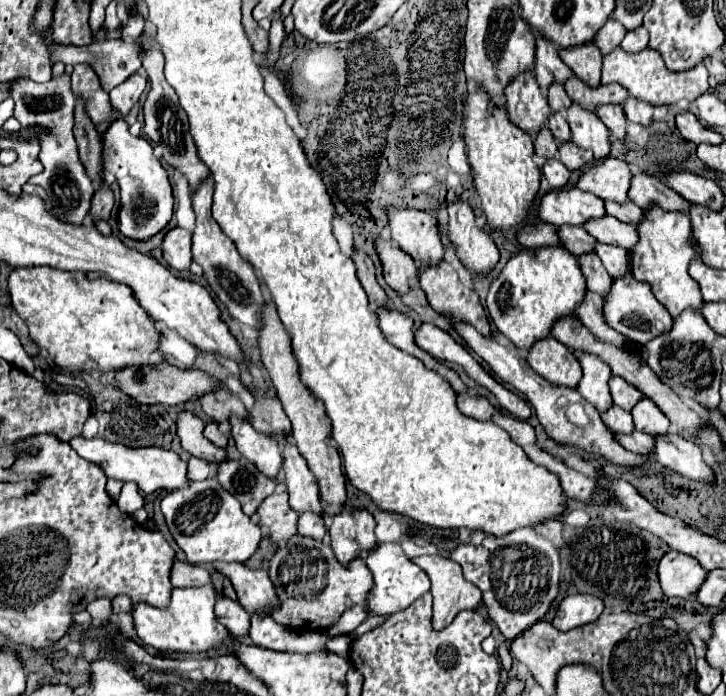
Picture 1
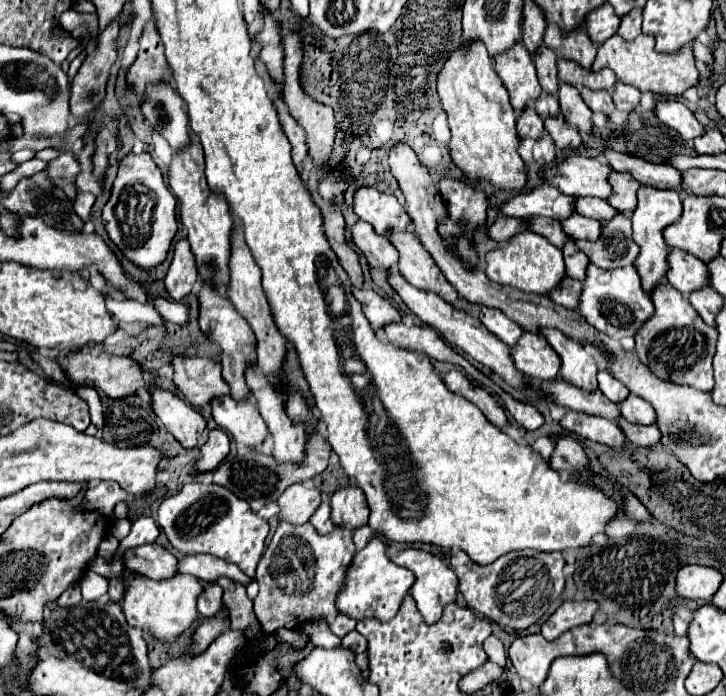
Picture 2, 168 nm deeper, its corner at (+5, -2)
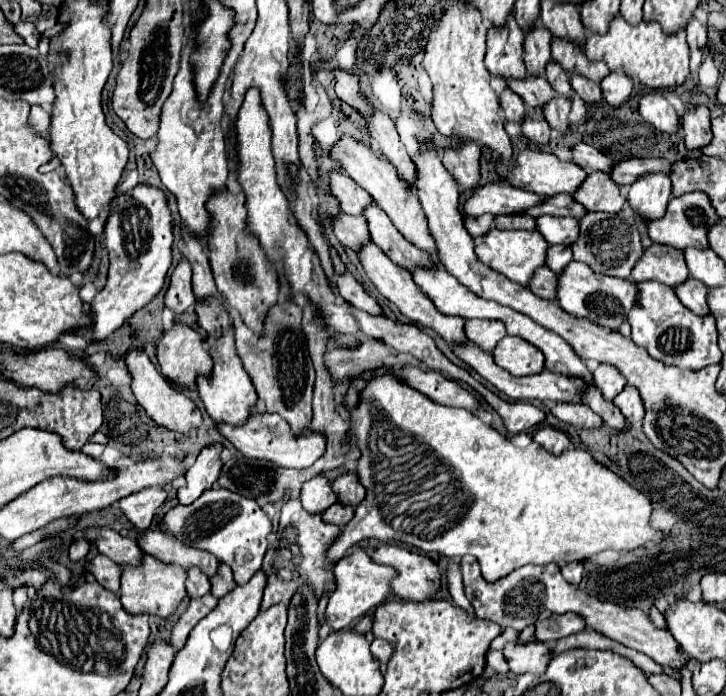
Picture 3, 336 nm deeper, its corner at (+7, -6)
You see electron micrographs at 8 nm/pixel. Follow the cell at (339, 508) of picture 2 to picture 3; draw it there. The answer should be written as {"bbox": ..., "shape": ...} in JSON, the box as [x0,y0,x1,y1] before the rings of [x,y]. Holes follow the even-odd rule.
{"bbox":[333,472,365,506],"shape":[[[345,472],[333,480],[333,490],[339,494],[339,502],[357,506],[365,498],[365,486],[355,472]]]}

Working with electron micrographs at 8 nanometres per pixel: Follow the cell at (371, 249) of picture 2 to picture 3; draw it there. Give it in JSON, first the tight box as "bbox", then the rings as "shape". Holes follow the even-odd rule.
{"bbox":[333,214,369,250],"shape":[[[337,214],[333,218],[333,232],[337,240],[351,250],[359,250],[365,242],[369,242],[367,220],[363,220],[363,216]]]}

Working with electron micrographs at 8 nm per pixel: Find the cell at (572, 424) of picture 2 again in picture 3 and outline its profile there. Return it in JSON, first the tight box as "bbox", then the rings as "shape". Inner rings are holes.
{"bbox":[551,402,603,428],"shape":[[[559,402],[551,408],[551,414],[575,428],[599,428],[603,424],[603,420],[581,402]]]}

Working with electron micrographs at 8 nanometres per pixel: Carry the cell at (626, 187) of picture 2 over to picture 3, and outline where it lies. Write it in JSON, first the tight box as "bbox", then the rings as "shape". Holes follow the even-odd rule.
{"bbox":[571,172,625,214],"shape":[[[607,172],[587,174],[583,186],[579,186],[579,190],[571,196],[575,196],[575,202],[579,202],[585,210],[601,210],[611,214],[619,212],[625,204],[625,196]]]}

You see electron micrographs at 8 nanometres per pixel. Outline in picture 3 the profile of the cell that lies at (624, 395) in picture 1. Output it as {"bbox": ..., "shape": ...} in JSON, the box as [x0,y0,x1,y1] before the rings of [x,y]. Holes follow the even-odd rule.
{"bbox":[593,364,627,400],"shape":[[[599,364],[597,370],[593,372],[593,382],[607,400],[613,400],[615,394],[619,394],[627,384],[623,374],[619,374],[611,364]]]}

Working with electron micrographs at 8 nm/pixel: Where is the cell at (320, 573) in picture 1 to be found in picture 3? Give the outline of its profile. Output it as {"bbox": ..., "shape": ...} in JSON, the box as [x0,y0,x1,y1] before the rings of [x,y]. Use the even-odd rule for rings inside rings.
{"bbox":[261,498,339,610],"shape":[[[289,498],[283,508],[281,508],[281,522],[279,522],[279,530],[277,530],[277,540],[269,546],[265,560],[263,560],[263,570],[267,574],[267,588],[263,594],[263,602],[261,602],[261,610],[267,610],[269,606],[283,602],[289,604],[293,592],[303,586],[309,584],[315,590],[315,596],[321,598],[323,590],[329,590],[329,594],[335,588],[335,578],[331,574],[331,564],[327,562],[327,546],[339,536],[339,526],[335,524],[327,524],[321,518],[321,512],[311,514],[307,510],[303,510],[299,498]]]}

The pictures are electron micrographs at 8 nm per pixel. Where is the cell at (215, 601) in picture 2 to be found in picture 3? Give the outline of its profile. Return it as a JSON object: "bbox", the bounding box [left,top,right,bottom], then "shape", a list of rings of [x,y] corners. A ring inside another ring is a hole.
{"bbox":[187,568,211,598],"shape":[[[191,568],[187,570],[187,596],[191,598],[199,598],[199,596],[205,596],[209,590],[211,590],[211,584],[209,584],[209,578],[199,570],[199,568]]]}

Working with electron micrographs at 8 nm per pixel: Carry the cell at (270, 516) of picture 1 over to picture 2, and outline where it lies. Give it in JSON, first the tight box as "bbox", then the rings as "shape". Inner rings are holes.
{"bbox":[277,484,321,526],"shape":[[[293,484],[279,496],[277,504],[279,504],[279,522],[301,526],[311,518],[311,514],[321,504],[321,492],[315,488],[309,490],[303,484]]]}

